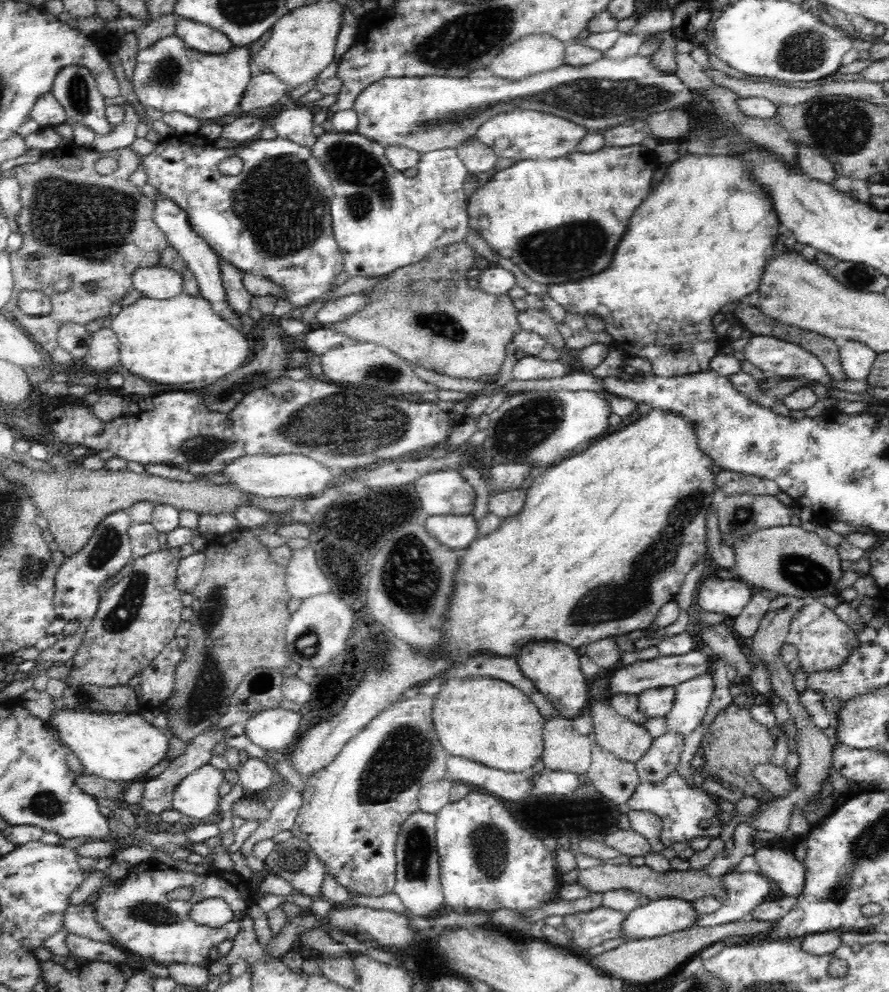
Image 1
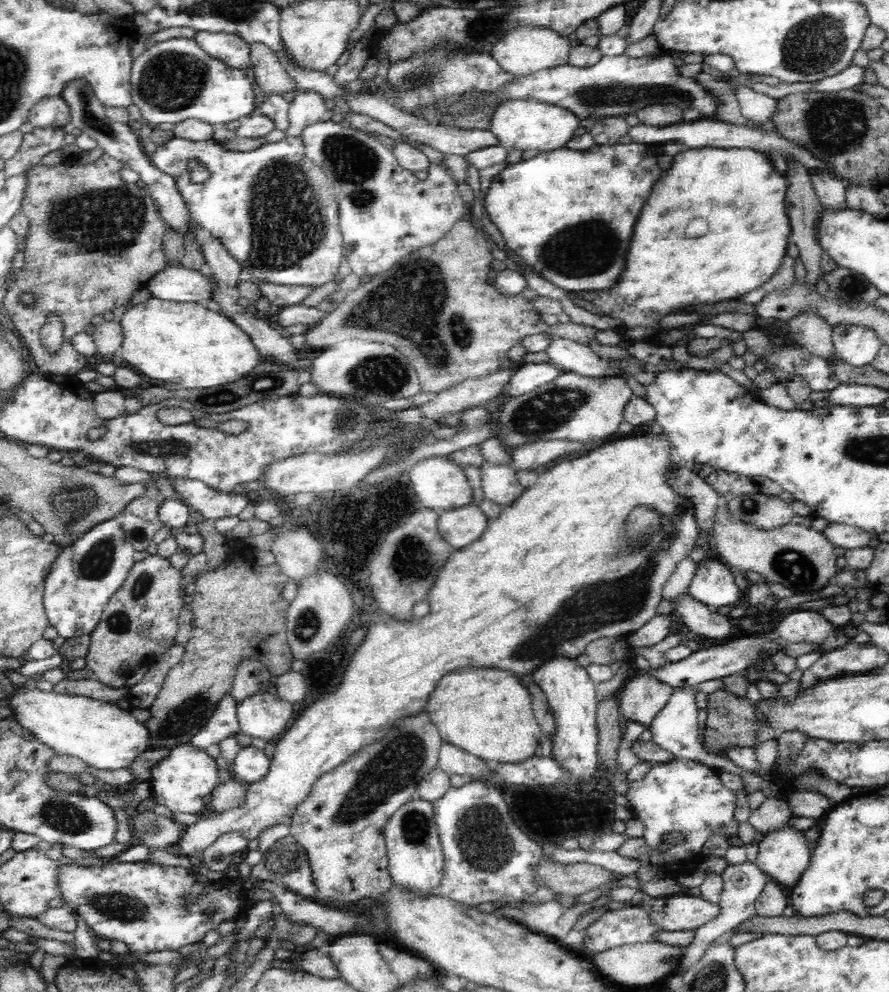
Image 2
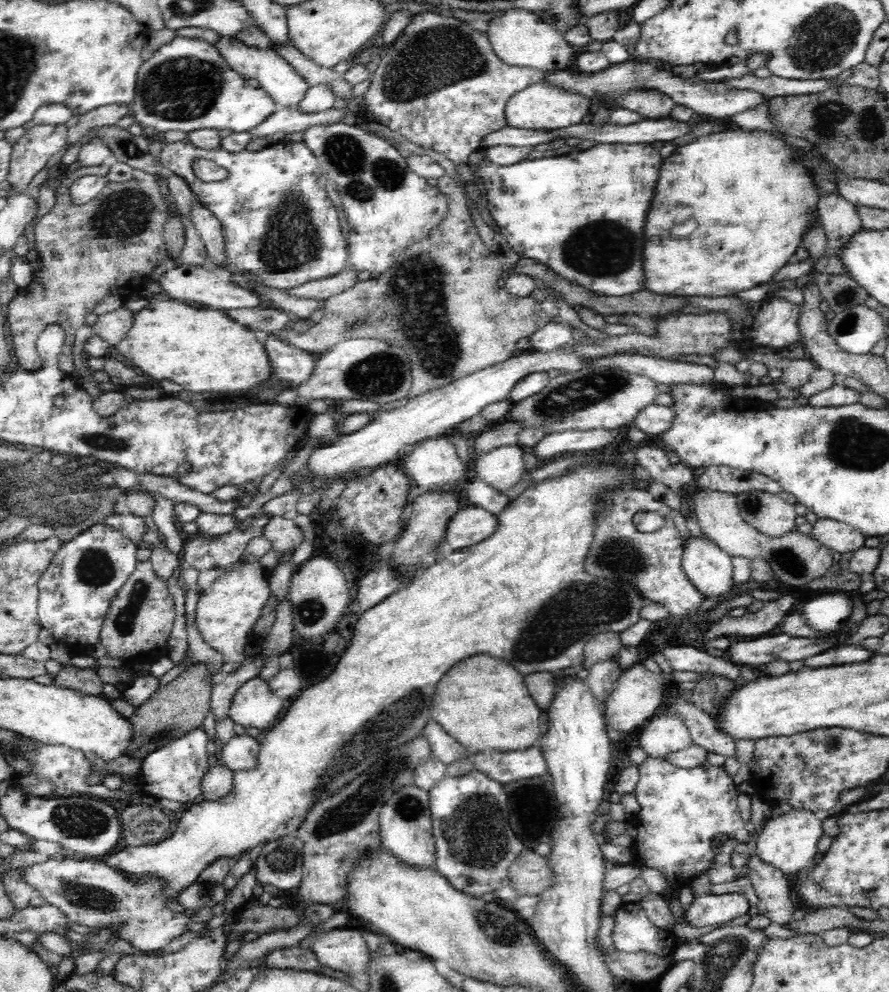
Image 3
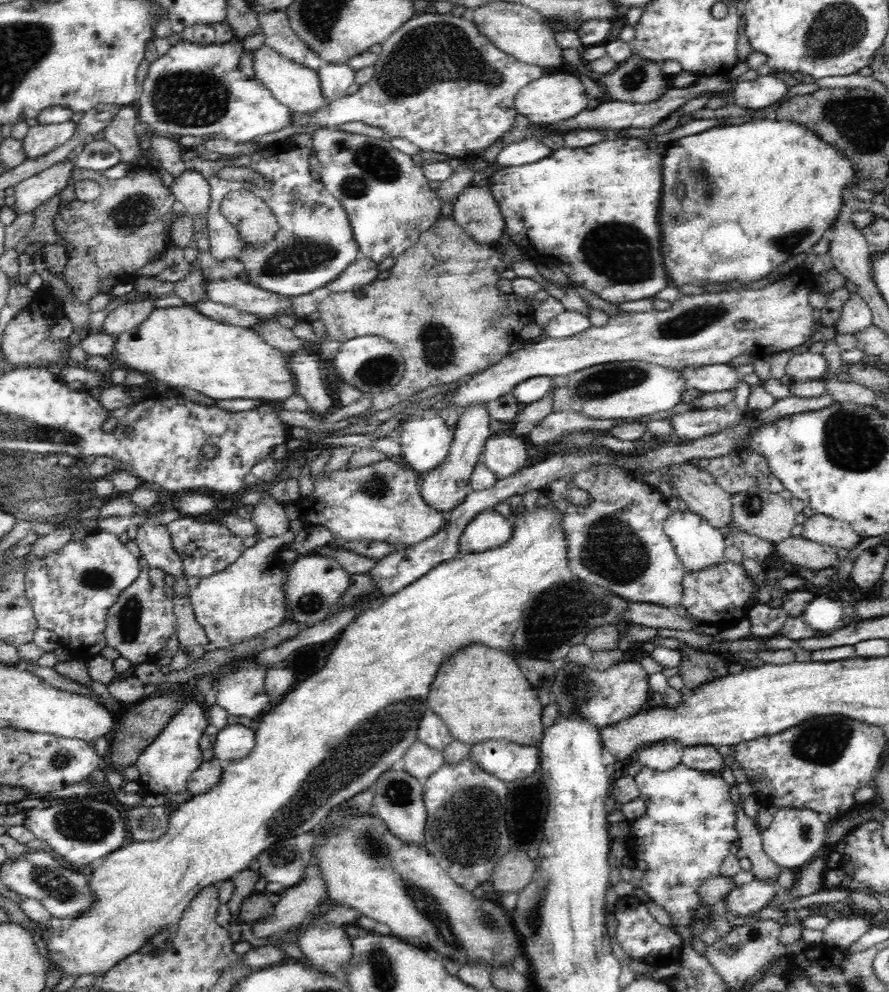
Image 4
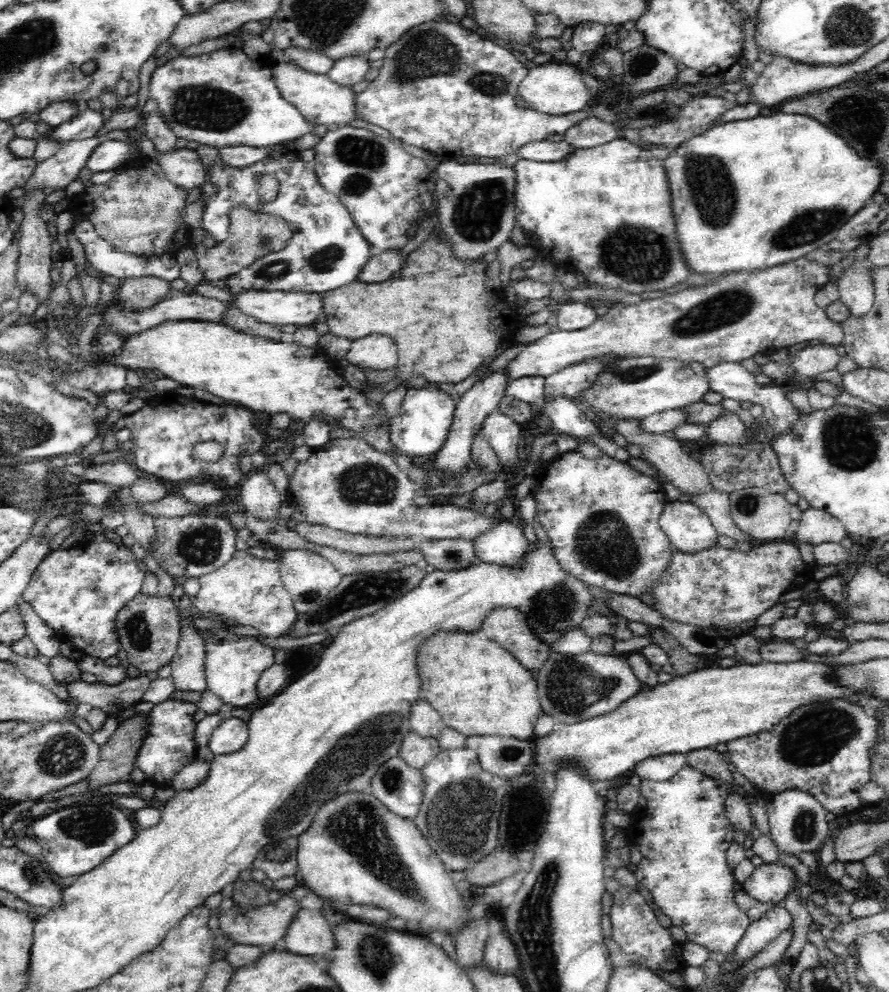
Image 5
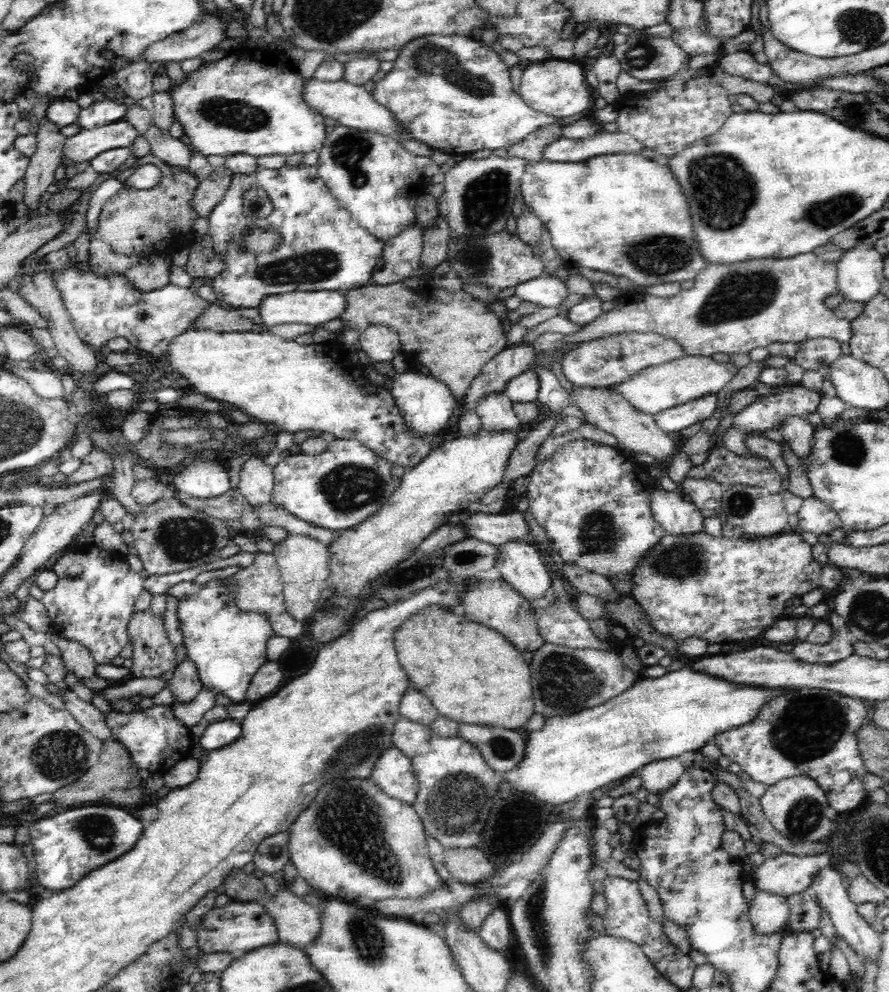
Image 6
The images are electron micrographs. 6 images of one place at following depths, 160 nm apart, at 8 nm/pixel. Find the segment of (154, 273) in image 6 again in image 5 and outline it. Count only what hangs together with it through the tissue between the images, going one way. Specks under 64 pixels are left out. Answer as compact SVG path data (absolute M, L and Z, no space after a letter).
M158 276L124 279L125 281L118 286L118 300L124 307L132 309L142 309L148 305L158 304L171 290L169 281Z

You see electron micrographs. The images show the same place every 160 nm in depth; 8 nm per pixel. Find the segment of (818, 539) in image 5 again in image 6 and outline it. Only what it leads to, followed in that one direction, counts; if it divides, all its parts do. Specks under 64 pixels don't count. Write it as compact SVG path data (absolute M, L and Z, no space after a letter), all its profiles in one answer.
M814 496L803 500L797 515L799 516L798 528L802 532L812 532L818 537L822 534L829 535L832 530L842 525L838 514L824 504L824 501Z

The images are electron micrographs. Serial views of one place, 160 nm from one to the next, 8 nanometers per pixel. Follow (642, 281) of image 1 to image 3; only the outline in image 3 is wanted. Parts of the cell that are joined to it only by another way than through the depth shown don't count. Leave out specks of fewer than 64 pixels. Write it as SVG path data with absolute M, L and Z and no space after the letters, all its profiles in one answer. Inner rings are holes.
M730 128L726 131L696 137L691 142L674 149L672 155L662 164L662 172L660 172L662 178L658 180L652 208L646 218L646 289L654 294L668 296L710 296L710 298L732 296L736 292L742 292L742 290L748 290L748 288L754 288L754 286L770 281L774 273L788 263L788 259L802 244L804 236L816 224L817 204L820 198L818 198L818 190L814 186L814 178L810 176L812 168L808 168L806 164L802 166L794 154L792 146L788 146L784 142L784 138L774 136L774 133L776 132L766 131L766 129ZM686 220L696 220L700 224L698 230L694 230L688 238L678 238L678 240L670 238L670 228L674 224L684 224Z

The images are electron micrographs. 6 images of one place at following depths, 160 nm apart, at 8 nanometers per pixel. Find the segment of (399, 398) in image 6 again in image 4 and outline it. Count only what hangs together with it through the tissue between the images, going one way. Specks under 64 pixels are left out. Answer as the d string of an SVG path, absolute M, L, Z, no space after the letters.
M424 412L410 418L398 434L404 464L423 474L446 460L454 439L454 432L450 431L446 420L434 412Z

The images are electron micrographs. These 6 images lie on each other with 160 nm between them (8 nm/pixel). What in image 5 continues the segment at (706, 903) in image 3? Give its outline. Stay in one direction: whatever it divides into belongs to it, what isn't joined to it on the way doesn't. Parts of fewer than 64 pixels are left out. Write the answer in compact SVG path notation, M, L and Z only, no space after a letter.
M763 863L741 885L746 894L758 902L776 905L782 904L798 882L800 881L792 868L781 864Z

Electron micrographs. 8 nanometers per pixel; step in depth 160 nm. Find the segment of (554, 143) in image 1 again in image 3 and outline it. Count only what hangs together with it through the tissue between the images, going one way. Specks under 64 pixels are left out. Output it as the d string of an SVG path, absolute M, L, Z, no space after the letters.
M548 81L531 84L517 92L505 106L506 124L514 128L528 130L558 130L582 122L588 114L591 99L584 93L566 89L562 85L552 85Z

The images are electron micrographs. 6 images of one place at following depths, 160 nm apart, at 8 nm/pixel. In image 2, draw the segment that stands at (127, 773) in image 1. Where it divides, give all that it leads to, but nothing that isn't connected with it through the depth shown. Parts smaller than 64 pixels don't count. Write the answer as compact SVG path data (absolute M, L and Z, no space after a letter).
M15 690L12 696L12 706L14 706L14 718L18 726L34 735L40 743L52 747L58 755L78 756L87 765L98 770L120 770L128 768L133 760L136 760L142 752L151 750L149 746L150 731L147 730L143 722L138 721L128 710L121 709L118 705L110 701L94 700L88 696L78 696L74 693L40 692L36 690Z

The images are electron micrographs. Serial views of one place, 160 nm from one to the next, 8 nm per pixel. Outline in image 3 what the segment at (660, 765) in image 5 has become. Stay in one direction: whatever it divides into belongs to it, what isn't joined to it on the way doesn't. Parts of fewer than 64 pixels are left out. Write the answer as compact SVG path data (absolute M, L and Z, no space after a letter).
M660 710L645 725L639 746L648 757L663 759L667 754L693 744L688 727L672 711Z

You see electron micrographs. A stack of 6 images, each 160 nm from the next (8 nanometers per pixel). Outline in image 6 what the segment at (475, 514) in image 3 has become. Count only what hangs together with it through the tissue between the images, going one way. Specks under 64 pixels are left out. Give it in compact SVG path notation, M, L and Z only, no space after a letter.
M510 542L496 545L495 567L502 578L526 600L549 596L552 576L548 574L539 548L532 542Z

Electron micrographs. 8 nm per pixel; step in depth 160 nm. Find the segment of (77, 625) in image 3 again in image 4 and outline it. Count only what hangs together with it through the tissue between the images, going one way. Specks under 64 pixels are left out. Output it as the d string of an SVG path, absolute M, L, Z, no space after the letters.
M97 530L81 539L66 543L66 546L55 549L38 560L31 561L26 566L26 576L23 578L23 594L34 611L37 625L51 630L62 646L70 646L74 650L80 650L84 646L90 654L100 654L100 650L108 644L105 626L109 608L138 575L140 575L138 558L124 546L124 538Z

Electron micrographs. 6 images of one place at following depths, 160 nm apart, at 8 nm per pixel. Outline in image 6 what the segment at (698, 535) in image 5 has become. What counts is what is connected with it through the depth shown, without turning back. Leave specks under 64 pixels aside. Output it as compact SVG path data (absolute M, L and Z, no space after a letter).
M662 488L650 489L651 514L668 533L704 531L704 515L691 501L676 492Z

